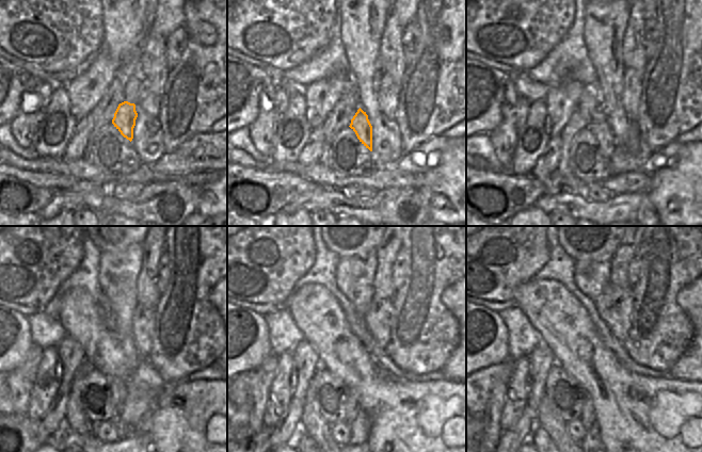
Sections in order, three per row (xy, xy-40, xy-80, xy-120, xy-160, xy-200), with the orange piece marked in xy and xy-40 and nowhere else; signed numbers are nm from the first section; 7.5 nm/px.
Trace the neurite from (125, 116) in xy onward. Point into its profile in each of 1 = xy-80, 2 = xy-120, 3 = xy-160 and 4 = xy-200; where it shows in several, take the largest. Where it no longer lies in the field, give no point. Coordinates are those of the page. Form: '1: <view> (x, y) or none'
1: xy-80 (599, 127)
2: xy-120 (117, 389)
3: xy-160 (352, 406)
4: xy-200 (587, 418)

